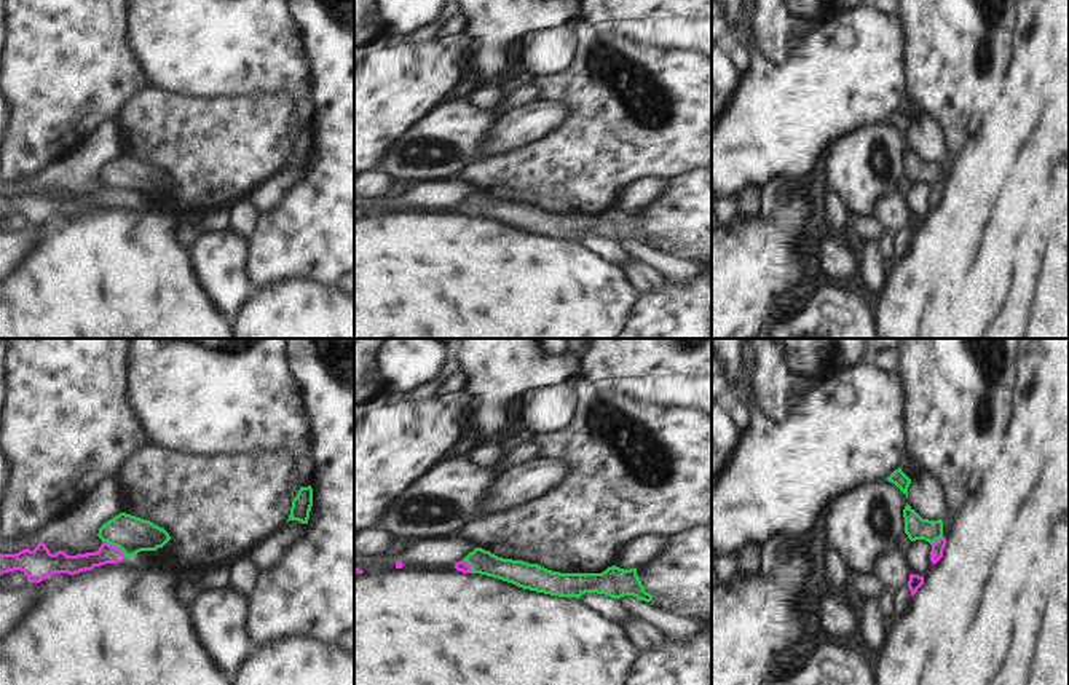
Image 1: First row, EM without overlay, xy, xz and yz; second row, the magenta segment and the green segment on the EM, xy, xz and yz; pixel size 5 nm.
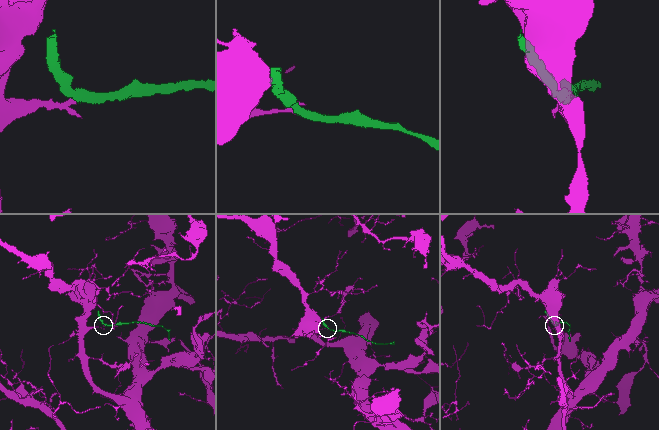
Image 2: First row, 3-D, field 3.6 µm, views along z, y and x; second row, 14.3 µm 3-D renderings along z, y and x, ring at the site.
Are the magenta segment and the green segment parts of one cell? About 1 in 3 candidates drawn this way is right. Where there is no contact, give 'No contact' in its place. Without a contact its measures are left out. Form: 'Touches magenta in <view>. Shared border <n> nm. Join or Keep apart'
Touches magenta in xy. Shared border 160 nm. Keep apart.

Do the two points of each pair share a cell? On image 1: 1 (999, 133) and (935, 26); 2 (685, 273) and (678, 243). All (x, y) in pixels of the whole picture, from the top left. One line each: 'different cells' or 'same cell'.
1: different cells
2: different cells

